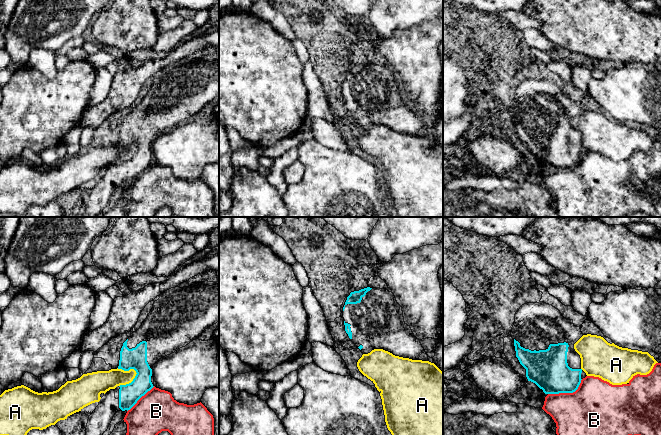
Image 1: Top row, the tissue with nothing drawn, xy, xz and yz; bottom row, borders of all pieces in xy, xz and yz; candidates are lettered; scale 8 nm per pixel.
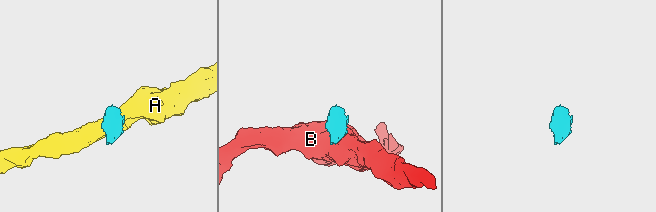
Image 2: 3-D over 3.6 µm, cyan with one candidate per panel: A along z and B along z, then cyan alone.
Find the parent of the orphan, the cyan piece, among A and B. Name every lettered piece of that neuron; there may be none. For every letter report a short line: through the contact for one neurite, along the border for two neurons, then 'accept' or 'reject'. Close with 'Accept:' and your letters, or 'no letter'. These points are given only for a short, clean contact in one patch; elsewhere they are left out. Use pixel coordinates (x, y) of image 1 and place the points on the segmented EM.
A: xy (133, 368), (136, 373), (135, 377), (130, 382), (119, 386) | reject
B: yz (582, 379), (579, 386), (572, 392), (548, 394) | reject
Accept: no letter

